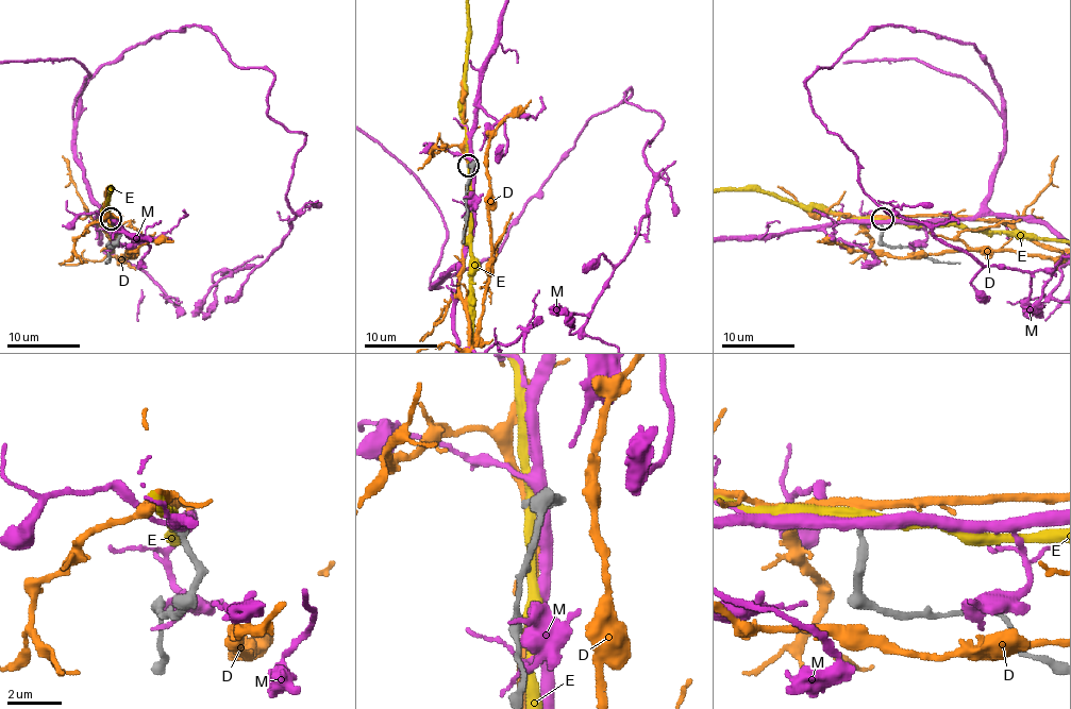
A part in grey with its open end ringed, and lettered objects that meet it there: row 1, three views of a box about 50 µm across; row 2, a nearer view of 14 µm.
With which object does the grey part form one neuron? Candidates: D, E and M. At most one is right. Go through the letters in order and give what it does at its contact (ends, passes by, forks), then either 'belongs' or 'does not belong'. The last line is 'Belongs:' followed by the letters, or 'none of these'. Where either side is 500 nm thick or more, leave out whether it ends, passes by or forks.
D: it passes by; does not belong
E: it passes by; does not belong
M: it forks there; does not belong
Belongs: none of these

